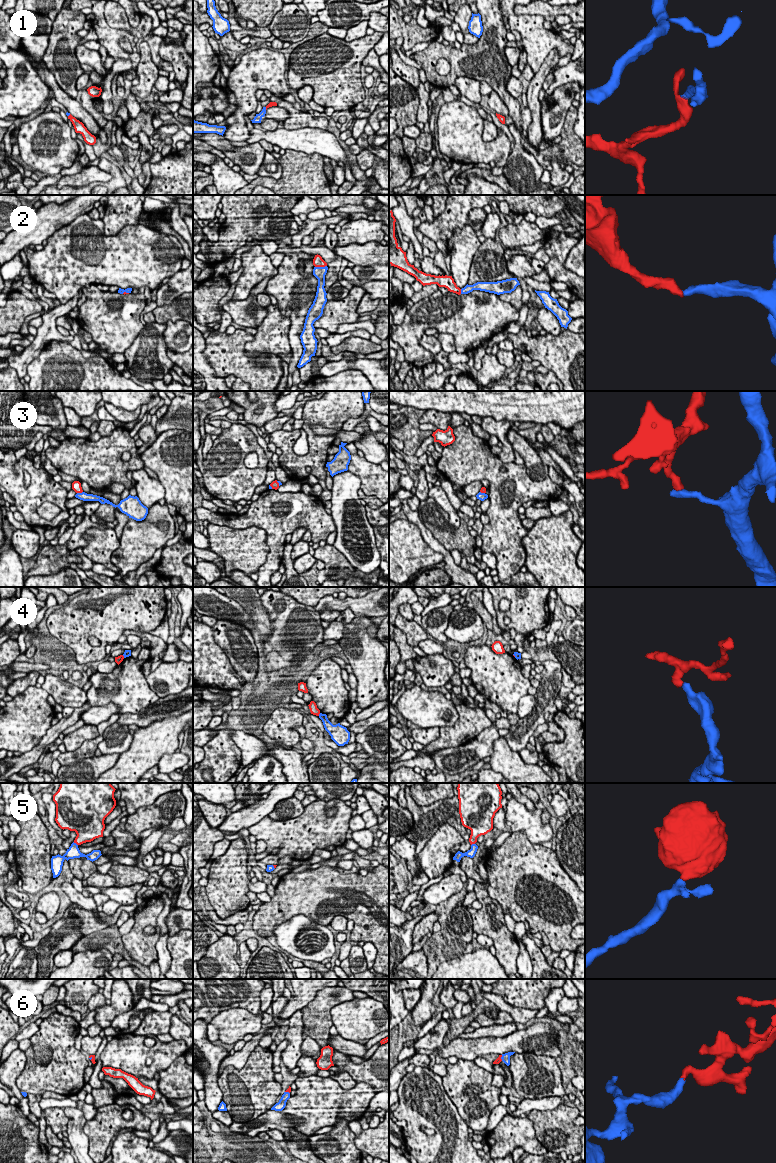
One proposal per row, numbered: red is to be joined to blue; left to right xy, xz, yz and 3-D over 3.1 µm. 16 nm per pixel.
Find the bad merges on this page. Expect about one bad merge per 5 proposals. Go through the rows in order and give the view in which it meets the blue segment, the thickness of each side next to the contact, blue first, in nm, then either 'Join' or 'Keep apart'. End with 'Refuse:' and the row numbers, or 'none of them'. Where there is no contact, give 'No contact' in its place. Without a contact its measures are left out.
1: Touches blue in xz. Thickness 130 nm (blue) against 70 nm. Join
2: Touches blue in xz. Thickness 190 nm (blue) against 160 nm. Join
3: Touches blue in xy. Thickness 130 nm (blue) against 160 nm. Keep apart
4: Touches blue in xz. Thickness 140 nm (blue) against 140 nm. Keep apart
5: Touches blue in xy. Thickness 190 nm (blue) against 320 nm. Join
6: Touches blue in yz. Thickness 130 nm (blue) against 90 nm. Join
Refuse: 3, 4

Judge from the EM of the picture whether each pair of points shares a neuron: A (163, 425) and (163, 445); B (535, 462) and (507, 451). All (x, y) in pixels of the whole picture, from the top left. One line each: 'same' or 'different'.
A: different
B: different

